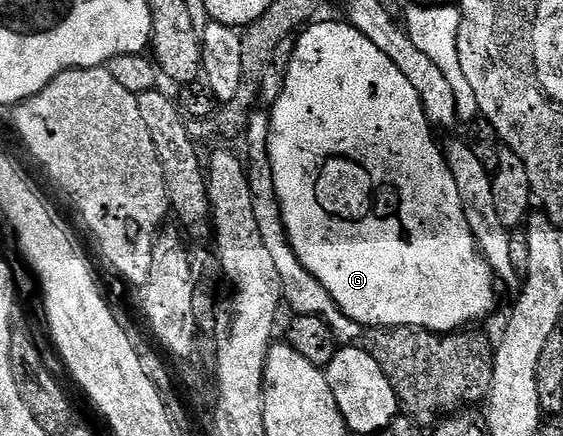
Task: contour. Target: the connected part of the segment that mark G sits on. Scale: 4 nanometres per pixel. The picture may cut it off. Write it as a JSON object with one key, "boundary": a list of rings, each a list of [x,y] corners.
{"boundary":[[[314,22],[301,32],[289,61],[289,70],[285,72],[284,88],[271,107],[273,133],[267,158],[274,172],[273,180],[281,202],[289,243],[302,265],[320,281],[327,293],[331,293],[341,312],[361,324],[362,328],[422,327],[424,331],[442,333],[456,333],[468,328],[468,323],[477,323],[492,313],[497,303],[498,284],[489,263],[477,248],[473,230],[461,204],[459,185],[445,159],[442,144],[437,144],[433,136],[435,131],[425,116],[419,93],[401,72],[399,65],[395,65],[395,61],[391,61],[391,57],[387,57],[387,53],[375,45],[375,41],[367,41],[367,37],[363,37],[363,33],[359,33],[359,29],[355,29],[352,23],[321,22]]]}

